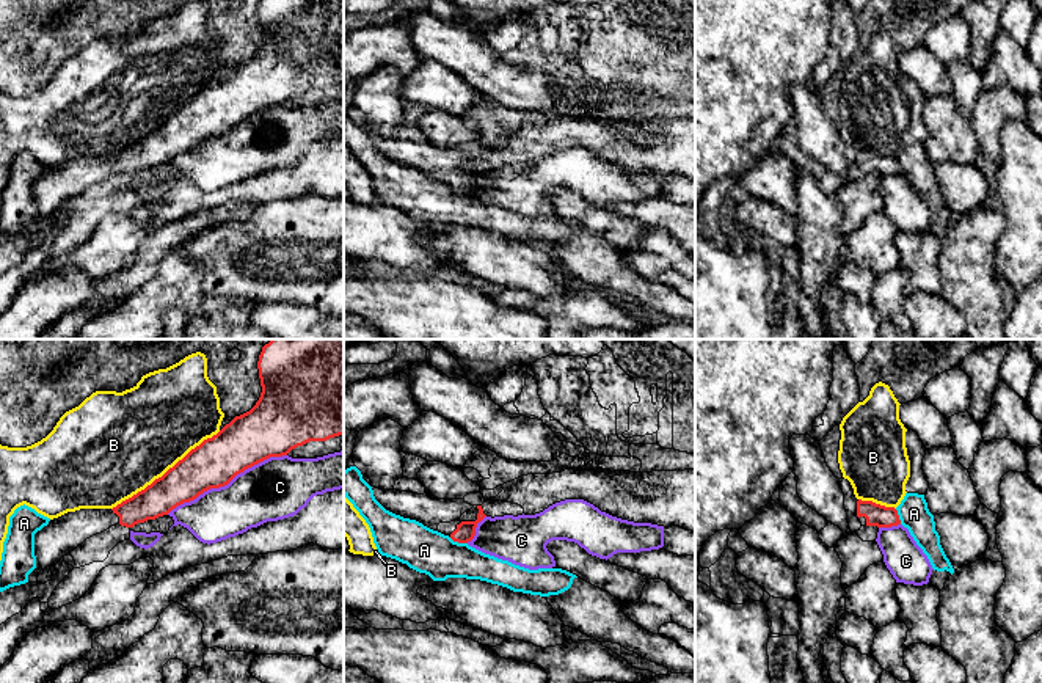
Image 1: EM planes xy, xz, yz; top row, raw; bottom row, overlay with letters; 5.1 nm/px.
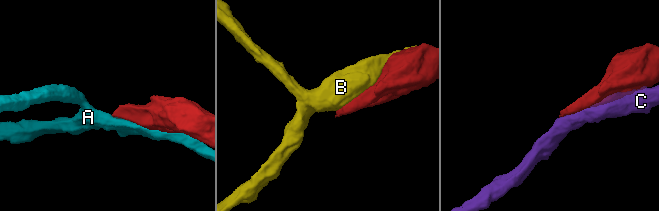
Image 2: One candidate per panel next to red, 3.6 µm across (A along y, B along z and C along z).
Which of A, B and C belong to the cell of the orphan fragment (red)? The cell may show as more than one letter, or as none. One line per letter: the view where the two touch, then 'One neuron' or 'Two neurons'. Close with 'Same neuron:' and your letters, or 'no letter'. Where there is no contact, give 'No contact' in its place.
A: Touches red in xz. Two neurons
B: Touches red in xy. Two neurons
C: Touches red in xy. Two neurons
Same neuron: no letter

